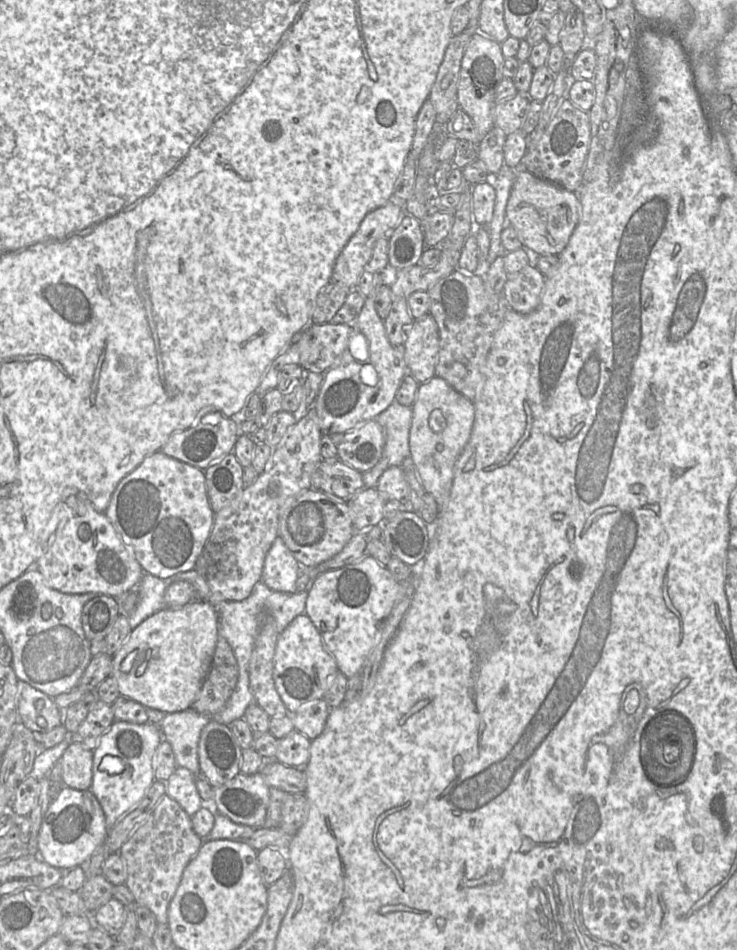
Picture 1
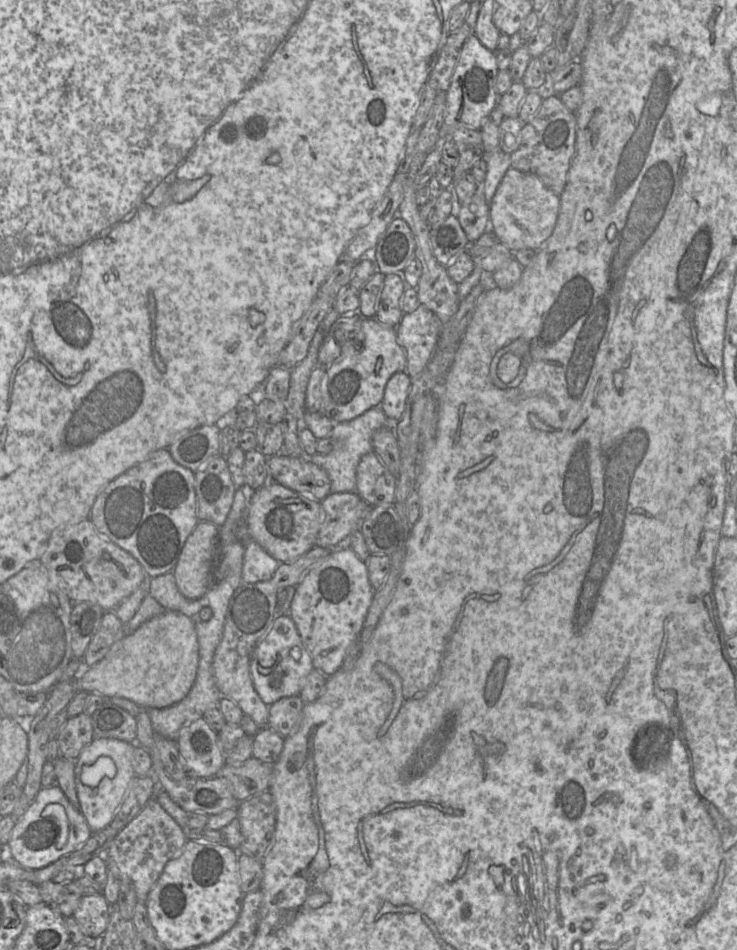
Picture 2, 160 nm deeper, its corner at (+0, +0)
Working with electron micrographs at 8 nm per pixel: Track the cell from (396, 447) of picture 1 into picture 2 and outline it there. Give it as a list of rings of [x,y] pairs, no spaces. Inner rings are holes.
[[[377,405],[362,415],[346,422],[334,423],[330,438],[333,440],[333,449],[328,454],[307,454],[306,460],[324,469],[330,479],[331,493],[357,493],[356,468],[361,457],[372,452],[372,435],[379,428],[394,430],[398,420],[387,417],[381,406]]]

